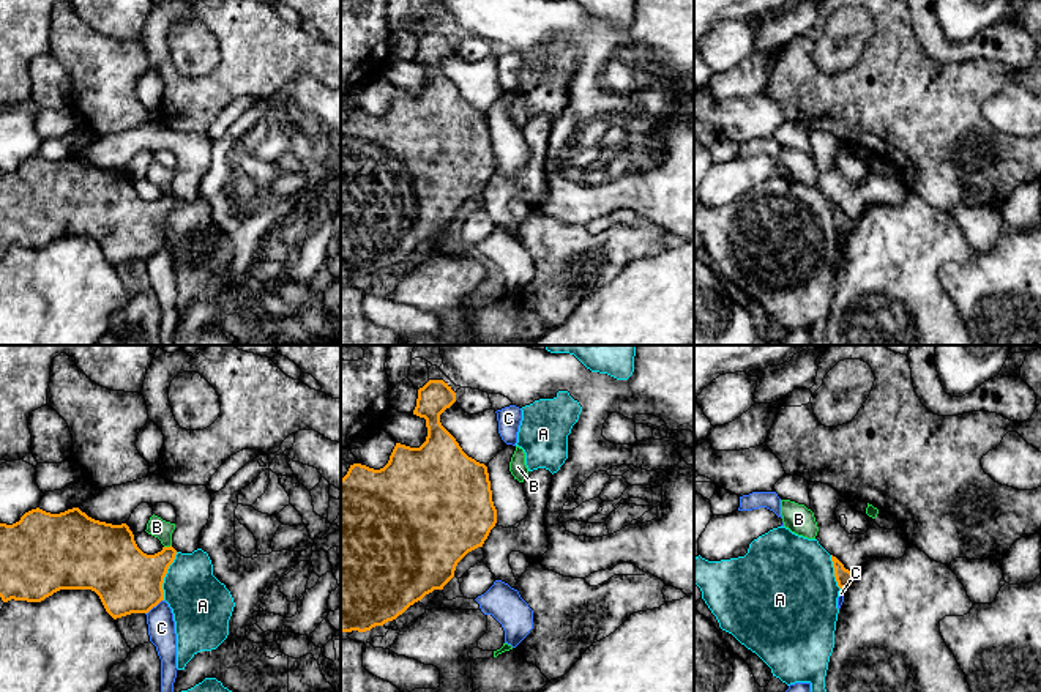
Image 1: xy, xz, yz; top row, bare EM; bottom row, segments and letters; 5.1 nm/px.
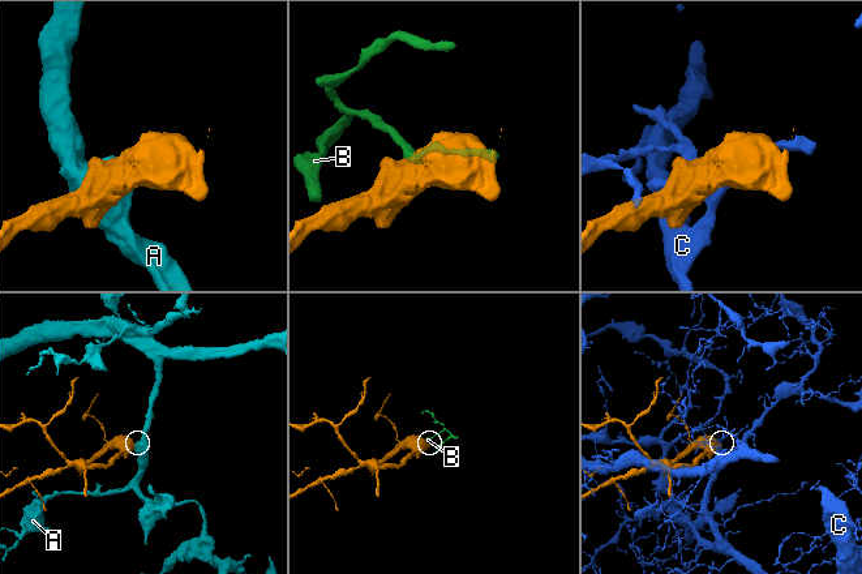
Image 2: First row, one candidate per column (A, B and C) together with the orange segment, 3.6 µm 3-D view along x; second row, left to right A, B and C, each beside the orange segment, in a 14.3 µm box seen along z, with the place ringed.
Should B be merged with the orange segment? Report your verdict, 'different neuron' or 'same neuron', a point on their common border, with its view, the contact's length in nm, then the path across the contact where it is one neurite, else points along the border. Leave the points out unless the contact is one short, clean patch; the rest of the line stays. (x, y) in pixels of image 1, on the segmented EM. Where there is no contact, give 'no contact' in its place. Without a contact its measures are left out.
different neuron; contact xy (167, 547); length 40 nm; border xy (171, 544), (164, 547)

